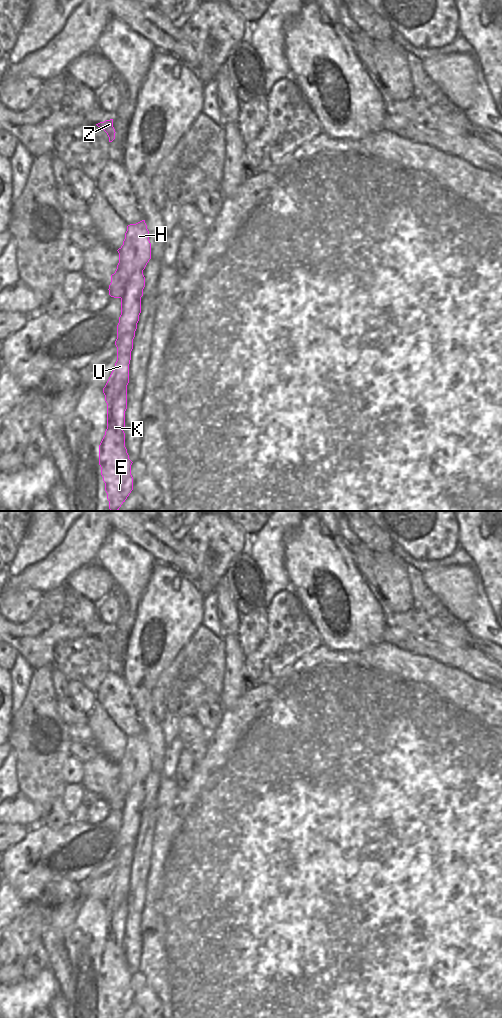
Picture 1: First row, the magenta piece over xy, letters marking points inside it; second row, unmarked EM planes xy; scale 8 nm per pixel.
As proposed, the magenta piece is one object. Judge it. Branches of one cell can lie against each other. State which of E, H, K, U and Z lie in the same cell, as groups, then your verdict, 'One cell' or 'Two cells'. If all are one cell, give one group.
Groups: E K U Z / H. Two cells

